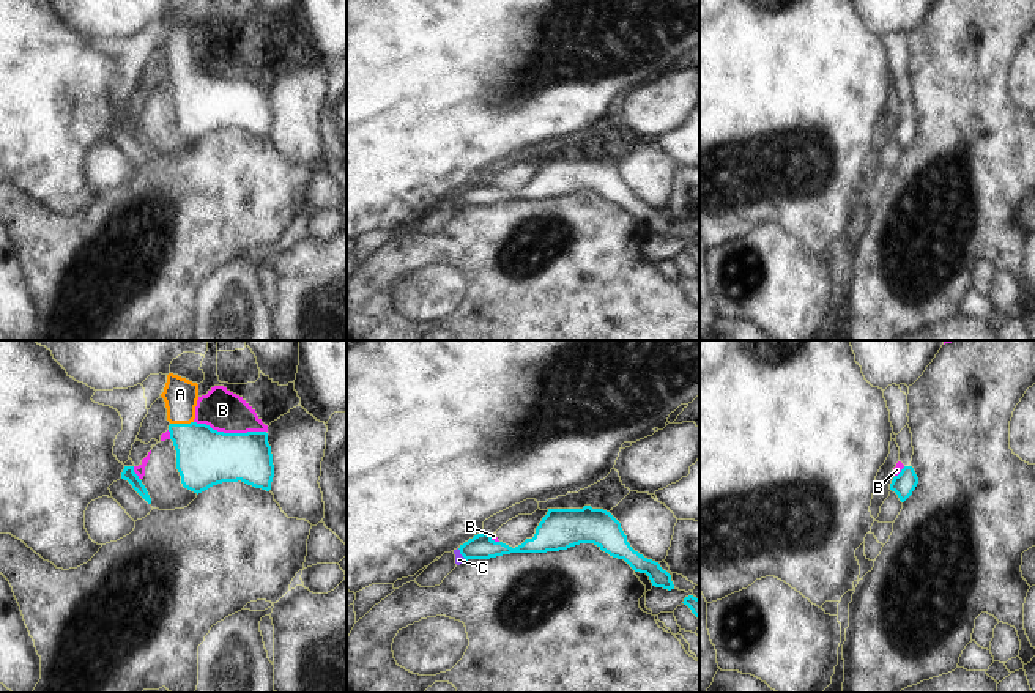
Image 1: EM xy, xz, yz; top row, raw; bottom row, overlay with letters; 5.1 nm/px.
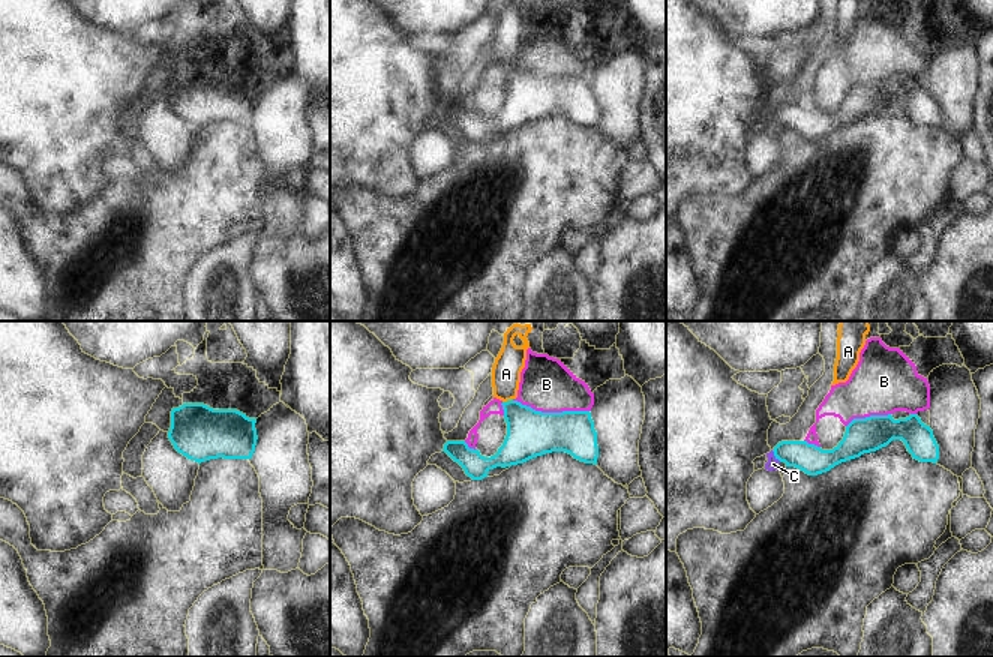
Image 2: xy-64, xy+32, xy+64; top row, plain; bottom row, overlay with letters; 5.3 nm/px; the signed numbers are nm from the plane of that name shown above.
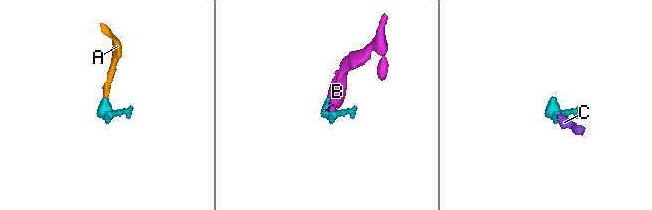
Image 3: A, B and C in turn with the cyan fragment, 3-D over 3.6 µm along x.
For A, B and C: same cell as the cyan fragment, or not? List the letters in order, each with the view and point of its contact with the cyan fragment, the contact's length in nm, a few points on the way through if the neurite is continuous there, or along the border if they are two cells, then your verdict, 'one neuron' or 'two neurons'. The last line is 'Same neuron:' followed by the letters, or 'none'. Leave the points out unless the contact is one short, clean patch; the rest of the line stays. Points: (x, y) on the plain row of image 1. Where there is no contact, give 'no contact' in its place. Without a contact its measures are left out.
A: xy (181, 71) | 120 nm | one neuron
B: xy (230, 81) | 380 nm | two neurons
C: xz (460, 200) | 80 nm | across xz (481, 194), (460, 200), (459, 207) | one neuron
Same neuron: A, C

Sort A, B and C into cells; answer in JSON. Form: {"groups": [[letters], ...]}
{"groups": [["A", "C"], ["B"]]}

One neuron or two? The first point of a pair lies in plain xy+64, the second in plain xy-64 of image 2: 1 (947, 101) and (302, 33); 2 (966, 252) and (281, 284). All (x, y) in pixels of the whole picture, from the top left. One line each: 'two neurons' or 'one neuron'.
1: two neurons
2: one neuron

